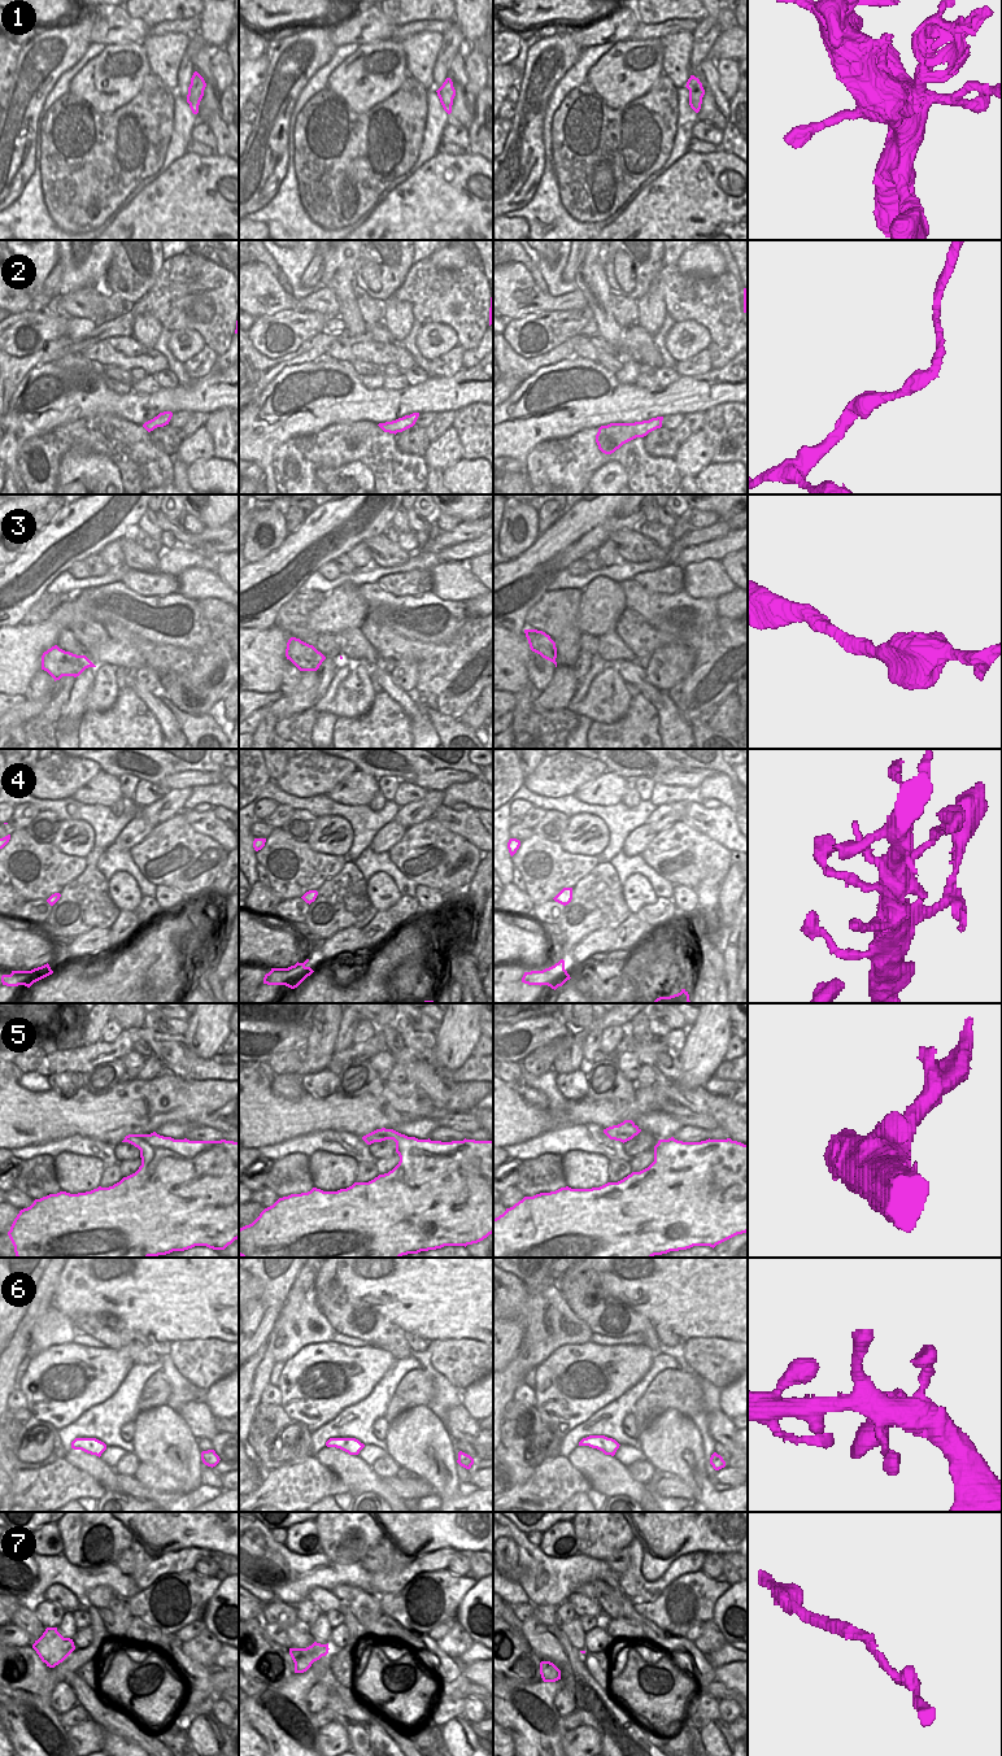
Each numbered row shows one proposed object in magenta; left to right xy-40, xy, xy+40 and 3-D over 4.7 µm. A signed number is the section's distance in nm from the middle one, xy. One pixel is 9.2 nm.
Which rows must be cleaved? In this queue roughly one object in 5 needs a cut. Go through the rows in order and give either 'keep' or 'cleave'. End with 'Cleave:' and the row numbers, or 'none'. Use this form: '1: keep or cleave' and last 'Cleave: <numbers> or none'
1: cleave
2: keep
3: keep
4: keep
5: keep
6: keep
7: keep
Cleave: 1

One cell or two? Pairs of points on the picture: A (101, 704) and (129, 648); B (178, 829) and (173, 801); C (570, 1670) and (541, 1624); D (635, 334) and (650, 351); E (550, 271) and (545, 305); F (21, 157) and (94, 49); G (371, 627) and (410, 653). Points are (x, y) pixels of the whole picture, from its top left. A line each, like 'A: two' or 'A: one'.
A: two
B: two
C: one
D: one
E: two
F: two
G: one

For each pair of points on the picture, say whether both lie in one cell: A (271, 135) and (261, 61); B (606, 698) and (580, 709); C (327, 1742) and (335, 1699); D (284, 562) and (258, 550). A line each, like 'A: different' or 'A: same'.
A: different
B: same
C: different
D: different

